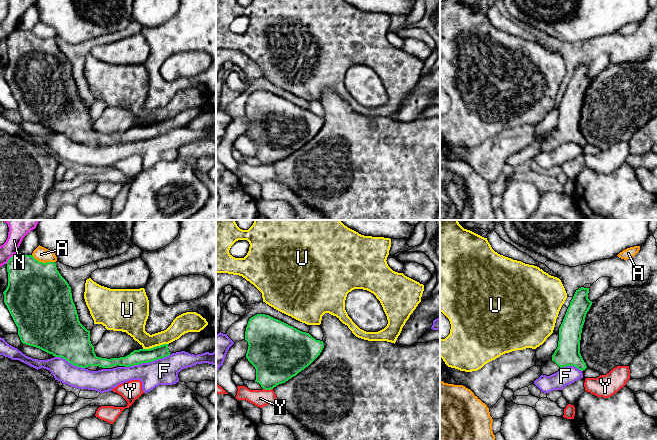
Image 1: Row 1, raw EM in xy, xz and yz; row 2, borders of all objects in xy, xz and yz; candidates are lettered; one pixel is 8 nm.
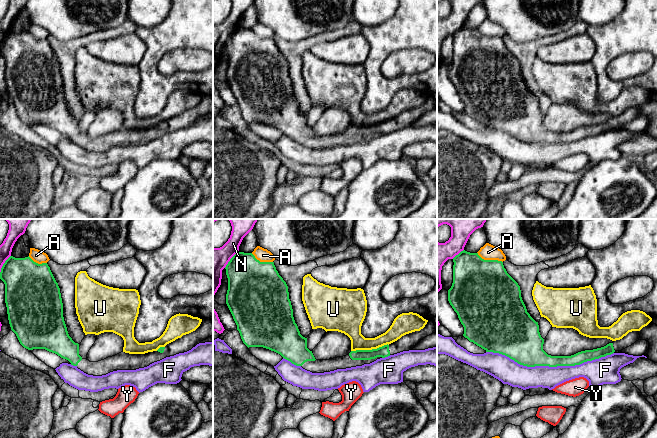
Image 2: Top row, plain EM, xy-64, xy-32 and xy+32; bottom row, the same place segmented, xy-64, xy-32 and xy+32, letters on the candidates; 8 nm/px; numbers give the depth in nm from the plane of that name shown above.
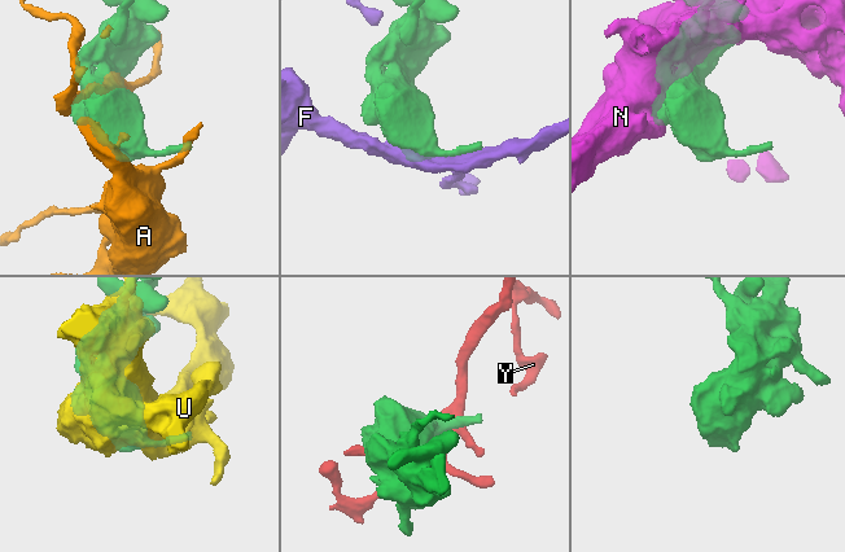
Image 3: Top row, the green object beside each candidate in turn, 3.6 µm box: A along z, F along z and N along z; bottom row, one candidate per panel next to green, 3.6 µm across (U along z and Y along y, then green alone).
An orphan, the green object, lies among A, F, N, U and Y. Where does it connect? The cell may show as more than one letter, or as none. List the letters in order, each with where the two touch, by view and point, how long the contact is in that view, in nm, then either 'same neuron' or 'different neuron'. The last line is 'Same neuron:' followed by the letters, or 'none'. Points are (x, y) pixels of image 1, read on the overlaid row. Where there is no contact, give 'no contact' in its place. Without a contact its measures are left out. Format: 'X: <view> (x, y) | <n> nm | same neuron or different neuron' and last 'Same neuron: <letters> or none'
A: xy (42, 262) | 200 nm | different neuron
F: xy (147, 362) | 380 nm | different neuron
N: xy (11, 257) | 140 nm | different neuron
U: xy (156, 346) | 200 nm | different neuron
Y: xz (268, 389) | 80 nm | different neuron
Same neuron: none

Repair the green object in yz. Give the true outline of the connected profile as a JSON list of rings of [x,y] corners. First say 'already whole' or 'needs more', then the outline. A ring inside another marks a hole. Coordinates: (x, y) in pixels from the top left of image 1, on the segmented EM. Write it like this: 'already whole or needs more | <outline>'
needs more | [[[589,288],[576,290],[559,328],[558,347],[552,360],[541,367],[541,375],[550,376],[567,366],[581,371],[587,368],[580,354],[580,340],[586,314],[593,303],[588,299],[588,293]]]

